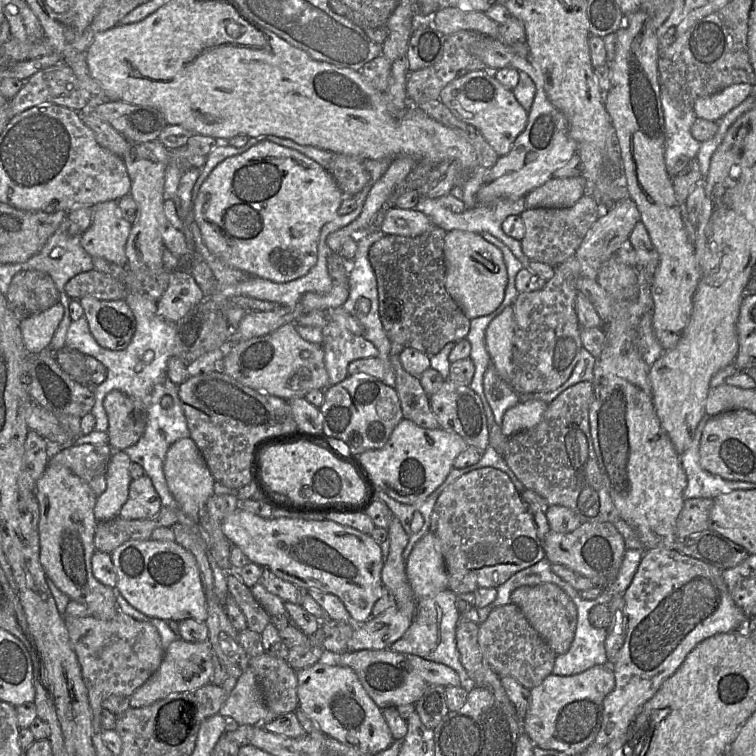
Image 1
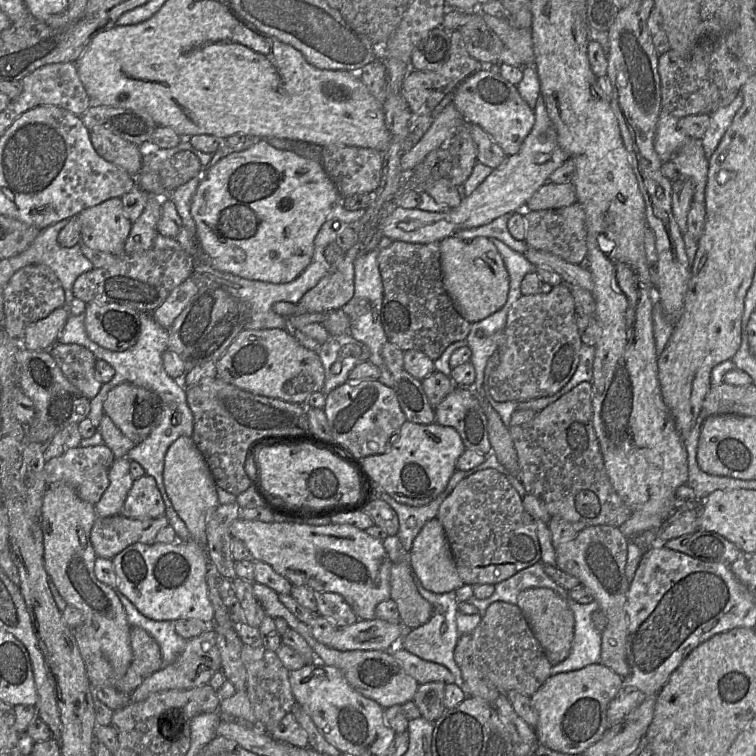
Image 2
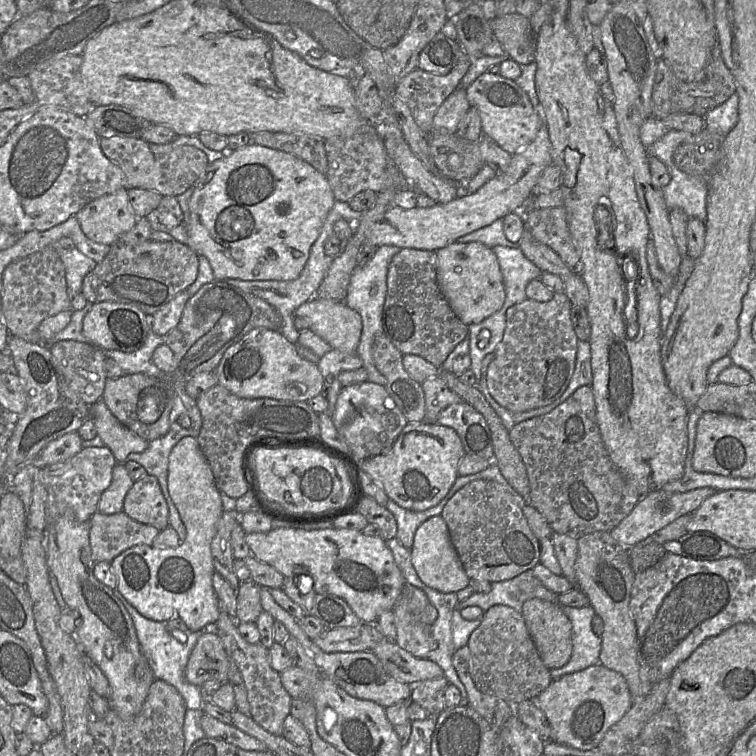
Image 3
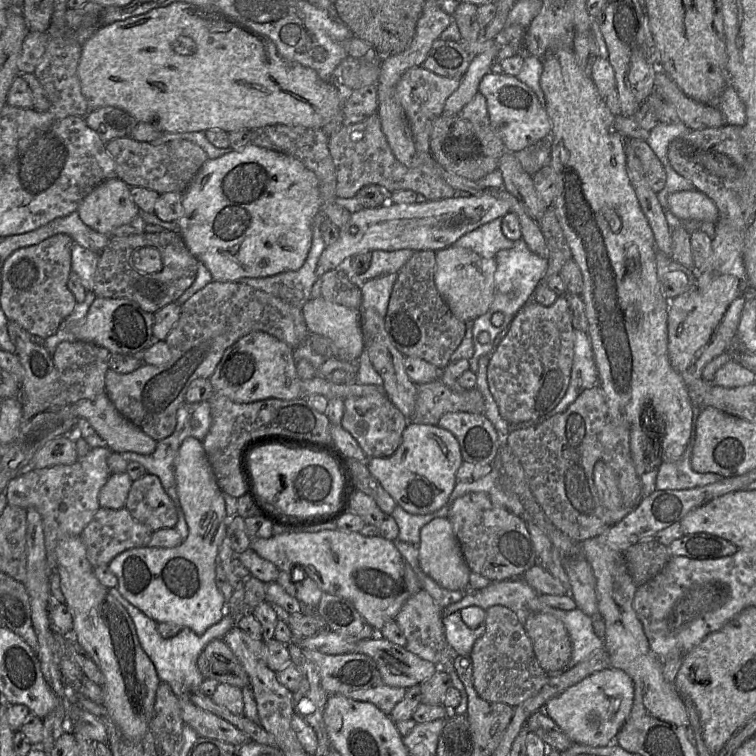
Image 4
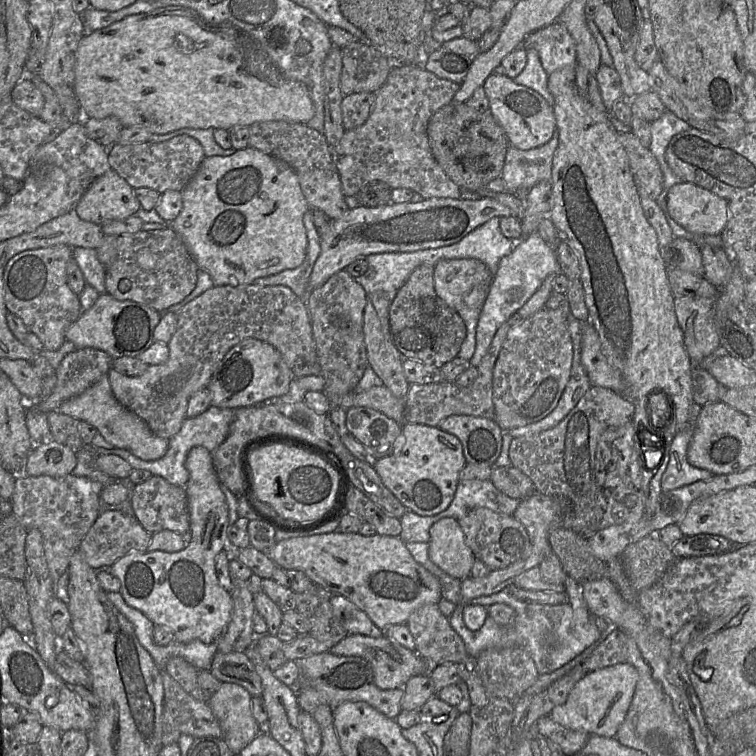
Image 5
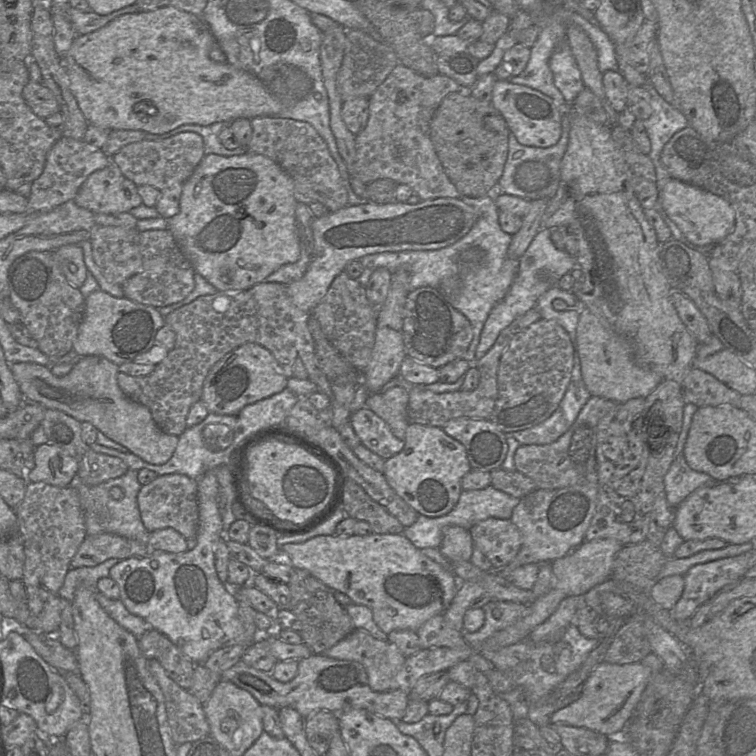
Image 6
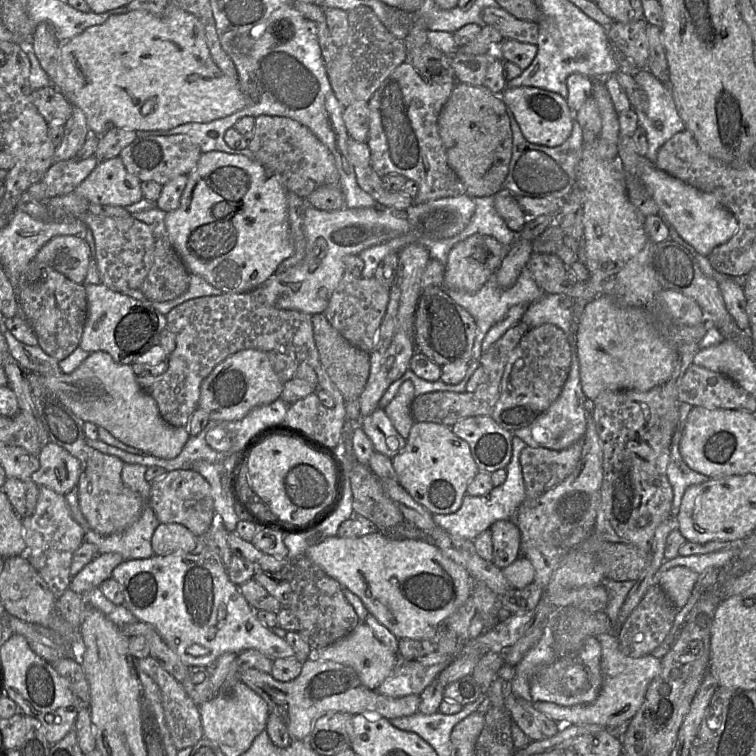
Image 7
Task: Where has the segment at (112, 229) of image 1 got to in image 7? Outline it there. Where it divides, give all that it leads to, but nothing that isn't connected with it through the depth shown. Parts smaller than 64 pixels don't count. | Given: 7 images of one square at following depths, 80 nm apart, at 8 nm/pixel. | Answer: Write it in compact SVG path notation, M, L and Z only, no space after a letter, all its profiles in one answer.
M120 156L100 161L74 192L89 203L120 207L143 198L141 181L127 171Z

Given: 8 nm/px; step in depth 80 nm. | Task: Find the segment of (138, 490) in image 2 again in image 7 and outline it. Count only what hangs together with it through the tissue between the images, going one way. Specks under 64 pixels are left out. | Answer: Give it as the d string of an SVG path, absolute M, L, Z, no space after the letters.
M193 469L172 470L150 482L149 505L160 523L179 523L195 536L203 536L217 521L209 482Z

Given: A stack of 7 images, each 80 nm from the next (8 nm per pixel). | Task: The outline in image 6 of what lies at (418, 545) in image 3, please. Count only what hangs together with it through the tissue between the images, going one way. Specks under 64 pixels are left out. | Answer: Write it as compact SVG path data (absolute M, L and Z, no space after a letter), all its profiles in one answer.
M457 525L443 528L443 538L439 551L448 561L469 561L472 557L473 547L468 530Z

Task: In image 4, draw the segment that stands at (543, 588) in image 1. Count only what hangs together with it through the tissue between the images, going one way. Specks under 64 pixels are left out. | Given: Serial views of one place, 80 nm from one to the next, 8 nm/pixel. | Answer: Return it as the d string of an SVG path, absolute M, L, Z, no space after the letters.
M532 613L524 623L540 666L547 672L566 667L572 653L568 631L561 620L547 613Z

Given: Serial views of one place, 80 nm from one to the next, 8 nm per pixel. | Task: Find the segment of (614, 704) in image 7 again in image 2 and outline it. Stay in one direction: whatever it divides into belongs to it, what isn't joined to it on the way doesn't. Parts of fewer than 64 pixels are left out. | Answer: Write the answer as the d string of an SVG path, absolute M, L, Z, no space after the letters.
M601 663L551 675L530 697L538 714L538 723L534 731L539 743L561 753L582 754L600 740L609 728L607 707L617 695L622 682L622 676Z

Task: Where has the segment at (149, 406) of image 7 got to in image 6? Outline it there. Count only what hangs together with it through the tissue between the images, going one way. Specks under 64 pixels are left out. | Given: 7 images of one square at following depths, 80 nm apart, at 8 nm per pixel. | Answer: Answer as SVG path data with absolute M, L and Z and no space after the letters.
M87 355L78 360L64 376L56 376L47 366L37 363L9 363L23 397L47 409L57 409L89 422L111 440L151 464L164 464L173 455L179 436L164 433L152 418L149 408L128 398L117 382L119 366L103 356Z

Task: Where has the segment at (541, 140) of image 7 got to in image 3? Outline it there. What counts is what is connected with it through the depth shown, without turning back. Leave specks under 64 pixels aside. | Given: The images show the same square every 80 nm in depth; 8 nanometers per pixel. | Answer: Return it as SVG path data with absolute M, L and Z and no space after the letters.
M484 72L466 88L466 96L471 107L479 112L483 135L511 155L529 144L544 125L543 116L531 104L528 95L514 80L500 74Z

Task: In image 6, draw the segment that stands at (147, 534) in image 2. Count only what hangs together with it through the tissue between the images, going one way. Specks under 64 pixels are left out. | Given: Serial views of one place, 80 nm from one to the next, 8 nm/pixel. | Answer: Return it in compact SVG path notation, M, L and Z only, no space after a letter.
M113 533L87 535L70 562L71 568L94 567L110 558L143 557L147 544Z

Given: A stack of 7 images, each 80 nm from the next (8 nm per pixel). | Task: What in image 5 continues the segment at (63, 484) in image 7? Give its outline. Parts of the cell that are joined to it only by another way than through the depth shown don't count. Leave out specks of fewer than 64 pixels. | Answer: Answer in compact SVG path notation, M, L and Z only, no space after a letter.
M54 440L46 441L34 445L24 466L24 474L62 477L72 473L76 464L76 453L71 448Z

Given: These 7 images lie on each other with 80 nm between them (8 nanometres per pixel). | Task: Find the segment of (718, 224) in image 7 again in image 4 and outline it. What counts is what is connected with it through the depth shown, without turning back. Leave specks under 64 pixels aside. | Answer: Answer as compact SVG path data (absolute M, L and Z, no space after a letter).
M698 190L671 193L668 196L670 212L681 220L695 219L716 223L718 209L715 203Z

